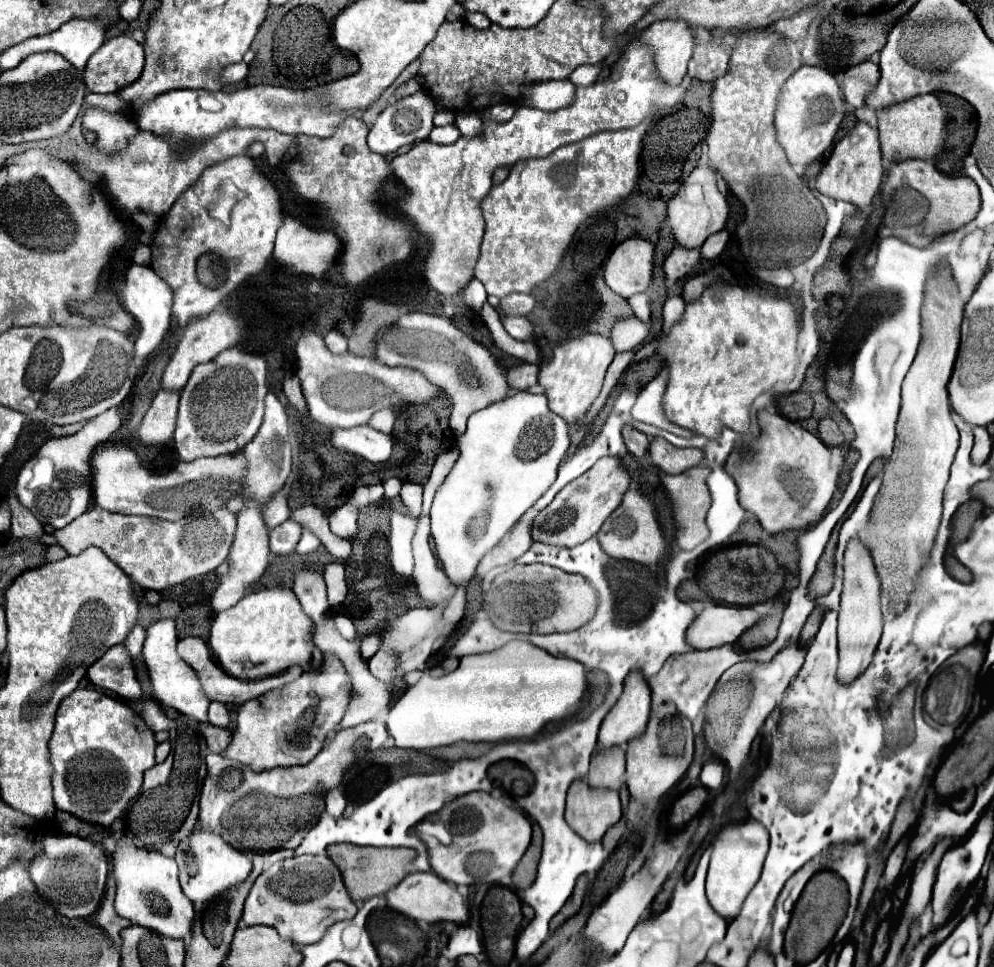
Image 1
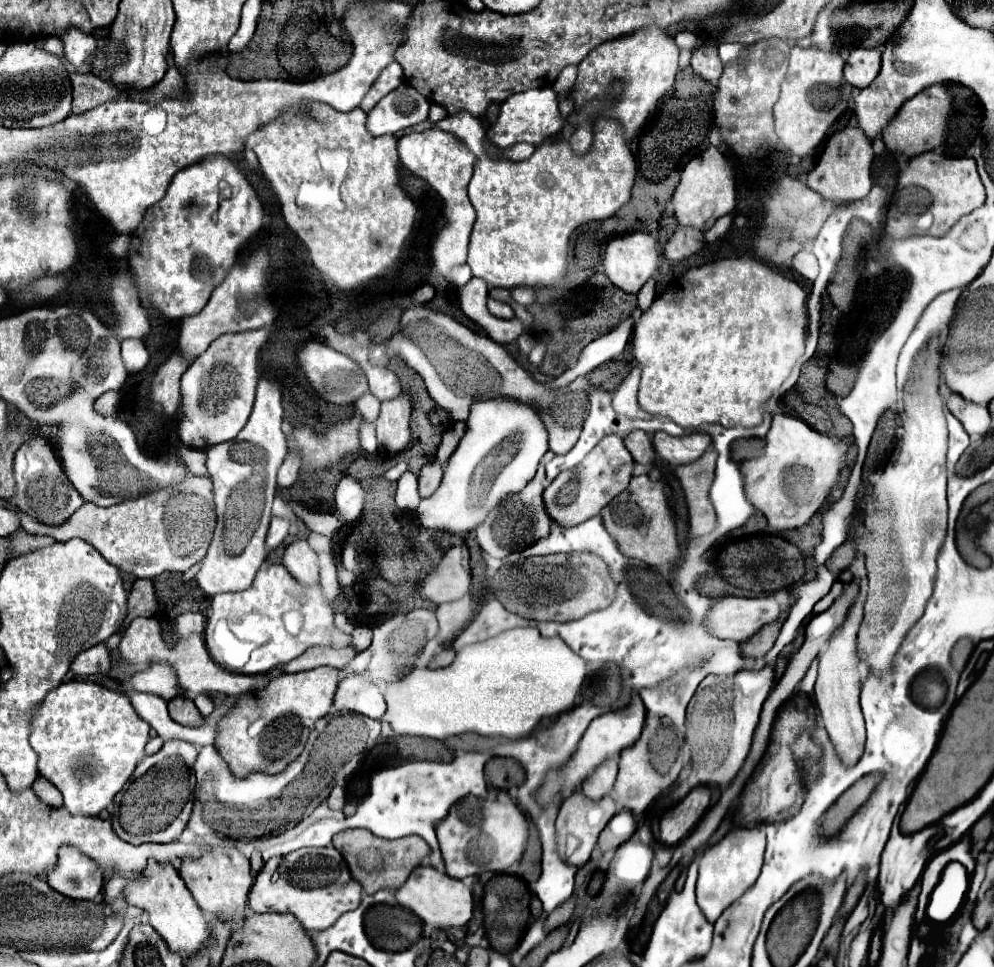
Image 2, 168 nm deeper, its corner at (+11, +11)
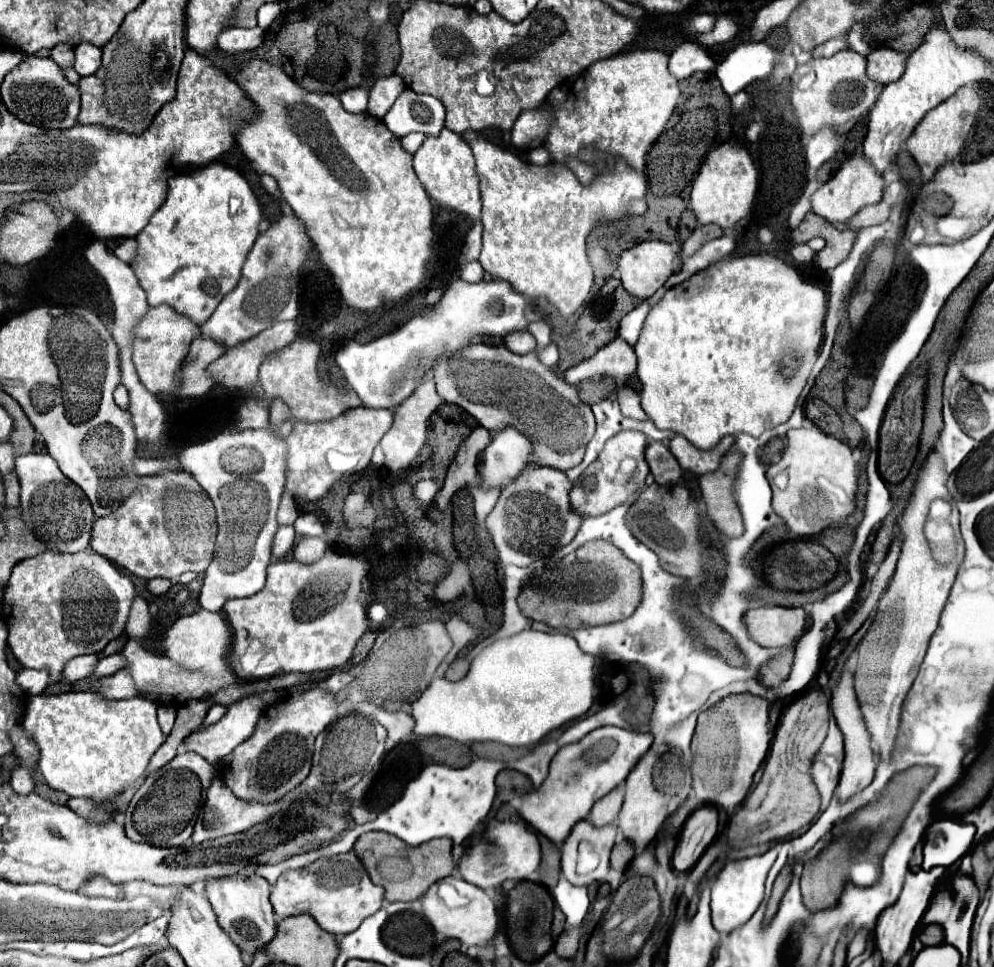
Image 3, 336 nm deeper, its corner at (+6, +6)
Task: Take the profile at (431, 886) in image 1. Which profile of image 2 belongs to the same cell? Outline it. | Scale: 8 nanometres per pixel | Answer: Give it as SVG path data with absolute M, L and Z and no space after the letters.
M422 865L420 869L414 869L406 885L402 885L402 889L396 891L396 897L402 907L414 911L424 923L432 923L438 929L462 929L472 919L472 909L474 909L472 889L434 867Z

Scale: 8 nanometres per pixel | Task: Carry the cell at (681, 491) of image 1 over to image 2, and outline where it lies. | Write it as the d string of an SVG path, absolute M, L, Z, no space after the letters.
M706 451L704 457L700 457L698 461L676 467L676 477L682 483L688 503L690 537L706 535L716 527L716 511L708 497L714 481L716 459L718 459L716 451Z

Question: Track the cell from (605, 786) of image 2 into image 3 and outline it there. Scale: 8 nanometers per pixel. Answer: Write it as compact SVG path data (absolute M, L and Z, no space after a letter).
M617 786L615 790L611 790L611 794L605 794L599 802L595 802L589 814L591 822L595 826L605 826L615 822L623 804L623 796L625 796L625 786Z

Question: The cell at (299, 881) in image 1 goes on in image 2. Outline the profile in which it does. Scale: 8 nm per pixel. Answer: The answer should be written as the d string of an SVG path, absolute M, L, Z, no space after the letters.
M330 847L298 849L286 857L272 857L256 875L250 891L250 909L256 913L294 913L306 931L332 927L340 915L354 911L362 899L362 885L350 875L340 851Z

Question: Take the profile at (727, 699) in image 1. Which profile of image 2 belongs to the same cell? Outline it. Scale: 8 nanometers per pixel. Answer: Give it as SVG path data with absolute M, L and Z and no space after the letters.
M766 665L760 671L738 671L730 679L732 685L722 685L722 677L708 675L686 711L686 743L700 785L716 783L728 787L742 769L760 721L762 703L774 685L774 667Z

